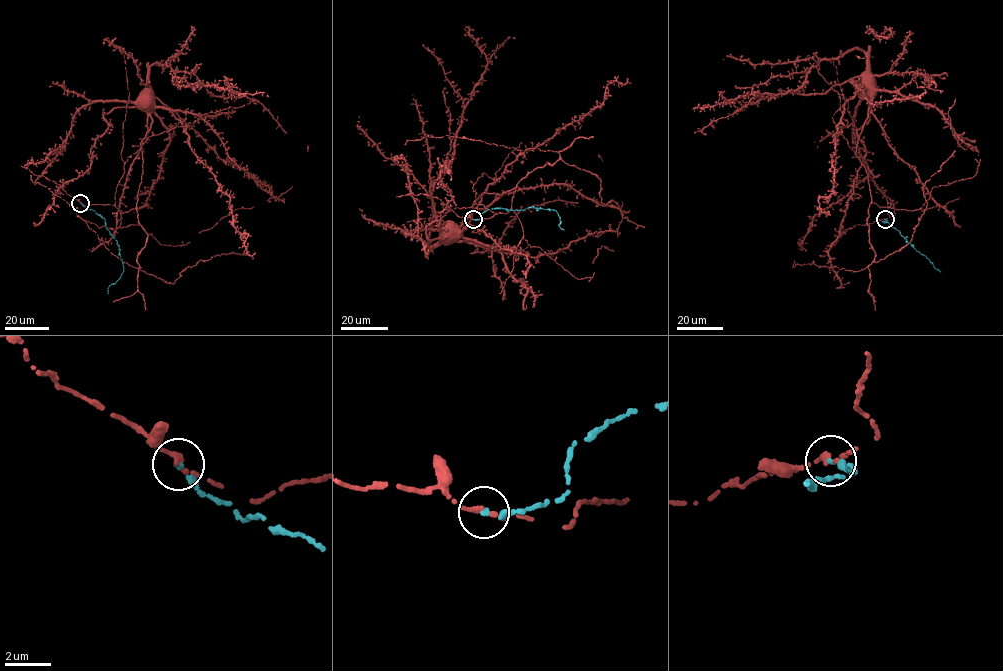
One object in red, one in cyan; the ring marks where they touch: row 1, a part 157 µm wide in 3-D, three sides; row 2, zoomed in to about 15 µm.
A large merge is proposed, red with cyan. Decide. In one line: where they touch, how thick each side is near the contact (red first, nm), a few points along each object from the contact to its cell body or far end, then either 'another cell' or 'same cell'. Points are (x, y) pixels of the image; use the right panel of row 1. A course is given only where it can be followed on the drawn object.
place (885, 219); calibres 240 and 200 nm; course red (884, 219), (891, 203), (880, 207), (872, 201), (868, 175), (855, 153), (874, 89), (868, 72); course cyan (884, 219), (887, 220), (882, 222), (887, 221), (899, 231), (941, 272); another cell

